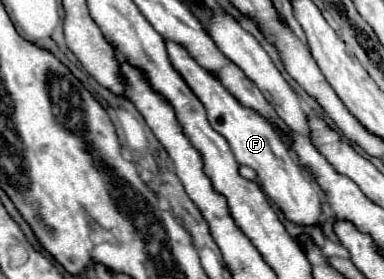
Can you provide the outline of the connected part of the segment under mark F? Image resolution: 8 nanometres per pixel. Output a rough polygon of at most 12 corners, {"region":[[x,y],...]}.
{"region":[[179,46],[173,68],[289,220],[317,224],[321,190],[265,116]]}

